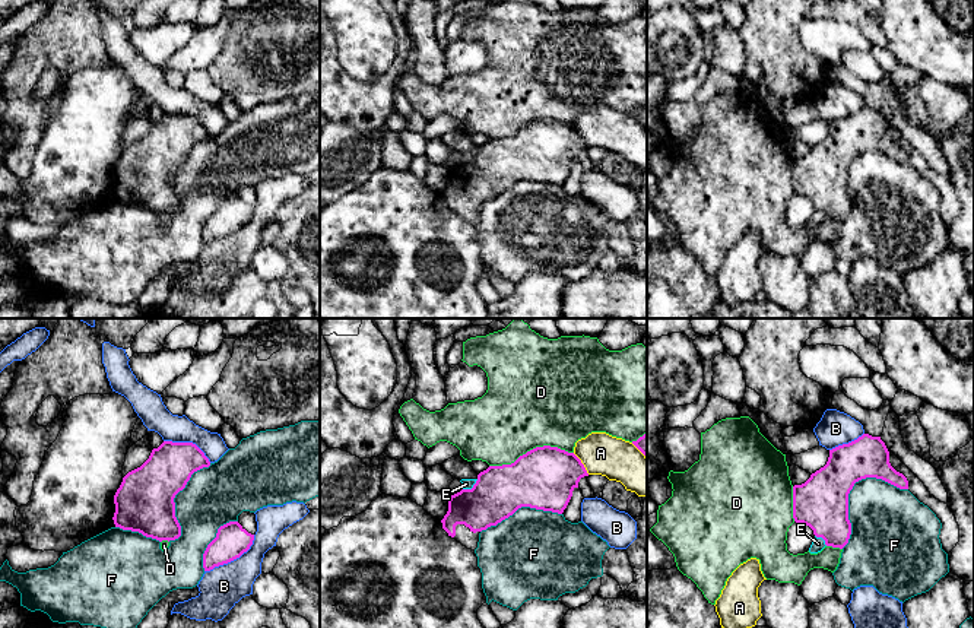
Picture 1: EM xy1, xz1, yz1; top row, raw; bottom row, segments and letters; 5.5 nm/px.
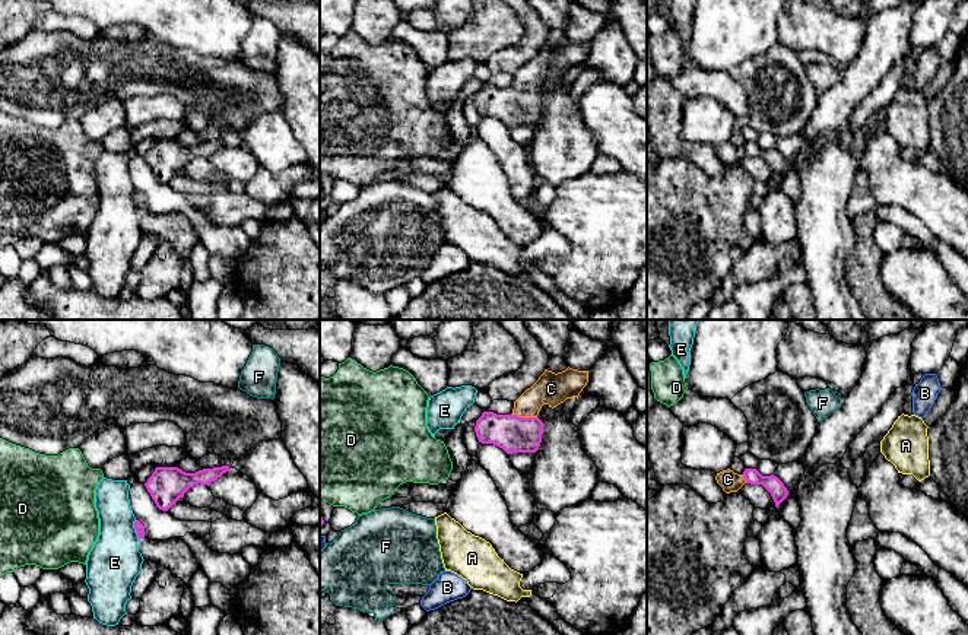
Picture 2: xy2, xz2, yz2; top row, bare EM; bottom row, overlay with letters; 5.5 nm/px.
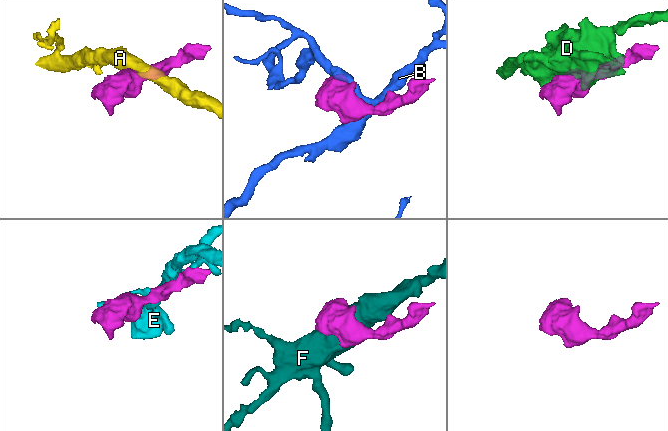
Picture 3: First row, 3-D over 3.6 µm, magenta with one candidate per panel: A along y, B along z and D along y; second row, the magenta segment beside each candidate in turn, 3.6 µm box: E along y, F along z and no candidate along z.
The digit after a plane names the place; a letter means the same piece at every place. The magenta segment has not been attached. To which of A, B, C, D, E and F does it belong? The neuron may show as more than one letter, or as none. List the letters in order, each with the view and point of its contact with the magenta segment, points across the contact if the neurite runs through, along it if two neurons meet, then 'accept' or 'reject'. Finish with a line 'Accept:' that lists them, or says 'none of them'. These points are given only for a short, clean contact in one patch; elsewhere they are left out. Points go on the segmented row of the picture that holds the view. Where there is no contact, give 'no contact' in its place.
A: contact xz1 (581, 463); reject
B: contact xy1 (232, 560); reject
C: contact xz2 (524, 418); way xz2 (513, 434), (524, 418), (551, 389); accept
D: contact xz1 (530, 450); reject
E: contact xz1 (472, 488); reject
F: contact yz1 (852, 488); reject
Accept: C

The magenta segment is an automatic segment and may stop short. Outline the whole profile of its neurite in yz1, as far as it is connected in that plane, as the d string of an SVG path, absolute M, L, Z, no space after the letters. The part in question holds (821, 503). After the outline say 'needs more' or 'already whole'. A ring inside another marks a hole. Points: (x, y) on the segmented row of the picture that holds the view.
M863 434L848 444L829 450L827 464L812 473L805 483L793 486L794 521L809 526L816 537L825 540L827 546L843 549L851 535L848 494L856 482L866 478L882 479L900 489L908 489L907 478L891 466L889 451L881 437Z; already whole

